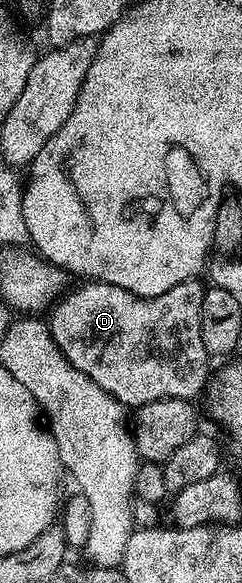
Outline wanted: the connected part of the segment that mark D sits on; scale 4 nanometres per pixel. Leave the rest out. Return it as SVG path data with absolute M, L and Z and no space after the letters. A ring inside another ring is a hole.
M198 277L190 278L177 284L177 288L152 298L142 298L113 284L84 281L75 291L64 293L51 307L51 339L73 368L85 372L93 384L101 384L101 388L105 388L105 392L109 392L109 396L117 399L124 408L134 408L162 398L198 399L198 394L200 397L204 393L209 381L209 356L205 352L205 343L201 341L201 304L205 286L199 281Z

